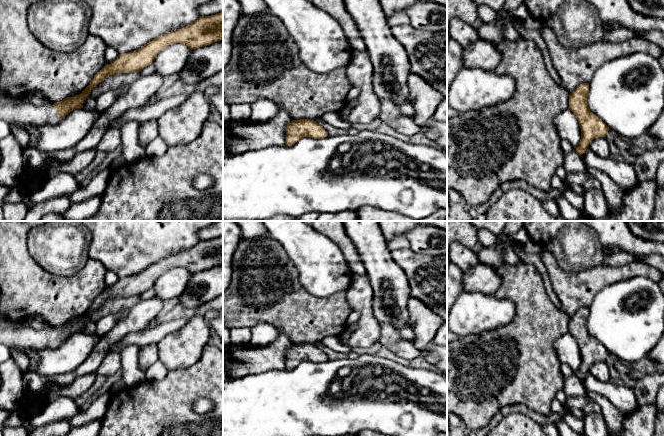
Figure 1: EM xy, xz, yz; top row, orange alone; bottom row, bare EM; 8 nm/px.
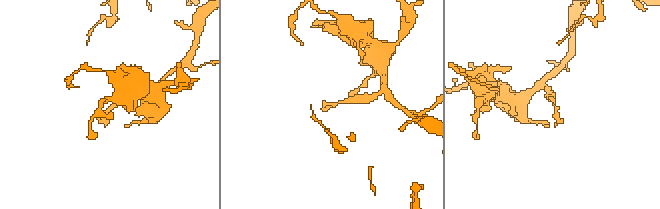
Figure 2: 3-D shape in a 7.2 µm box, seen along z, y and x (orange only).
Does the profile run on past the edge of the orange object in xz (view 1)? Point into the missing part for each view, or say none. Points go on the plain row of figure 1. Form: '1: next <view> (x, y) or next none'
1: next none

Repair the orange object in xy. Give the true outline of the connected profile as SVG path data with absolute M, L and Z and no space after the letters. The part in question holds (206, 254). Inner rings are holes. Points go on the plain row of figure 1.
M223 236L211 240L200 240L187 251L161 259L135 275L120 278L111 288L105 288L82 317L76 321L67 321L53 329L34 329L28 320L19 327L11 326L7 320L3 321L0 323L0 343L9 348L58 348L71 335L83 332L82 328L91 313L110 299L140 296L144 291L151 289L164 272L175 267L184 268L194 274L220 264L223 264Z

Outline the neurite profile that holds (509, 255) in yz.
M502 247L501 253L502 253L504 263L507 263L509 265L515 265L520 260L519 256L517 255L513 247Z

